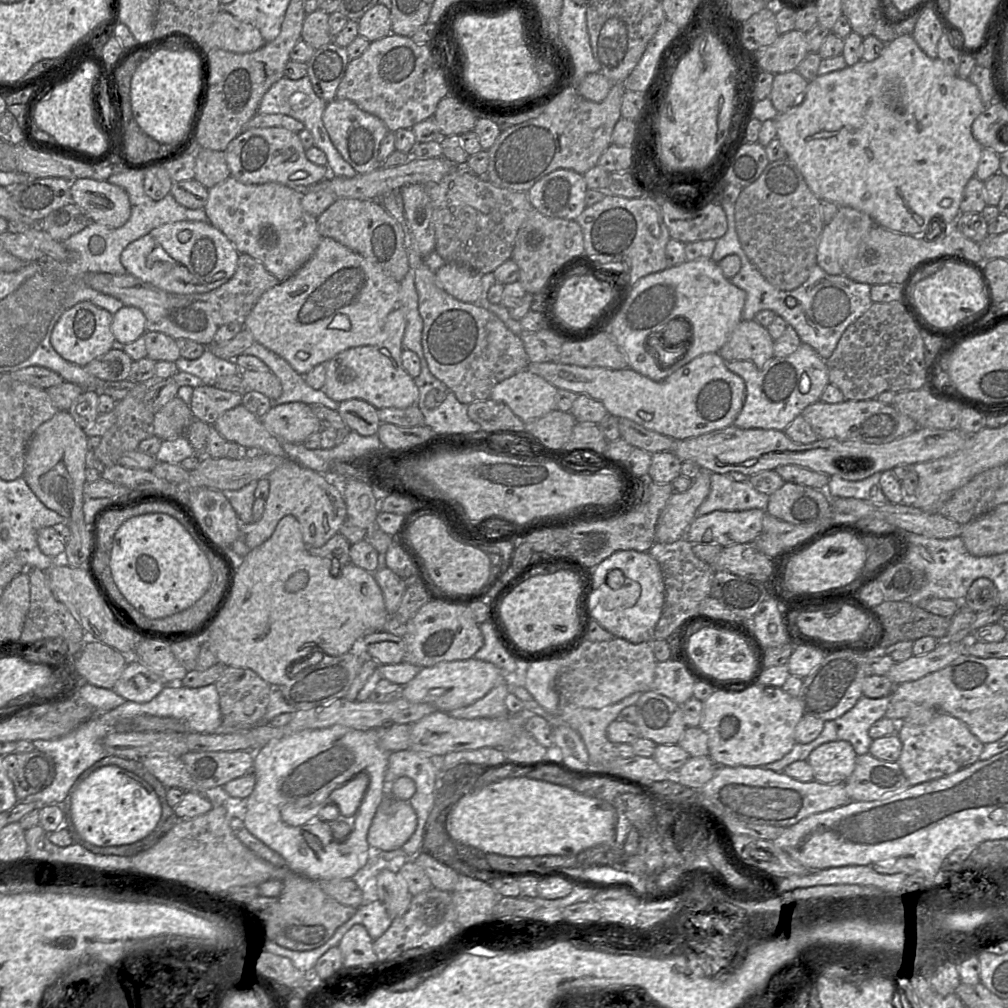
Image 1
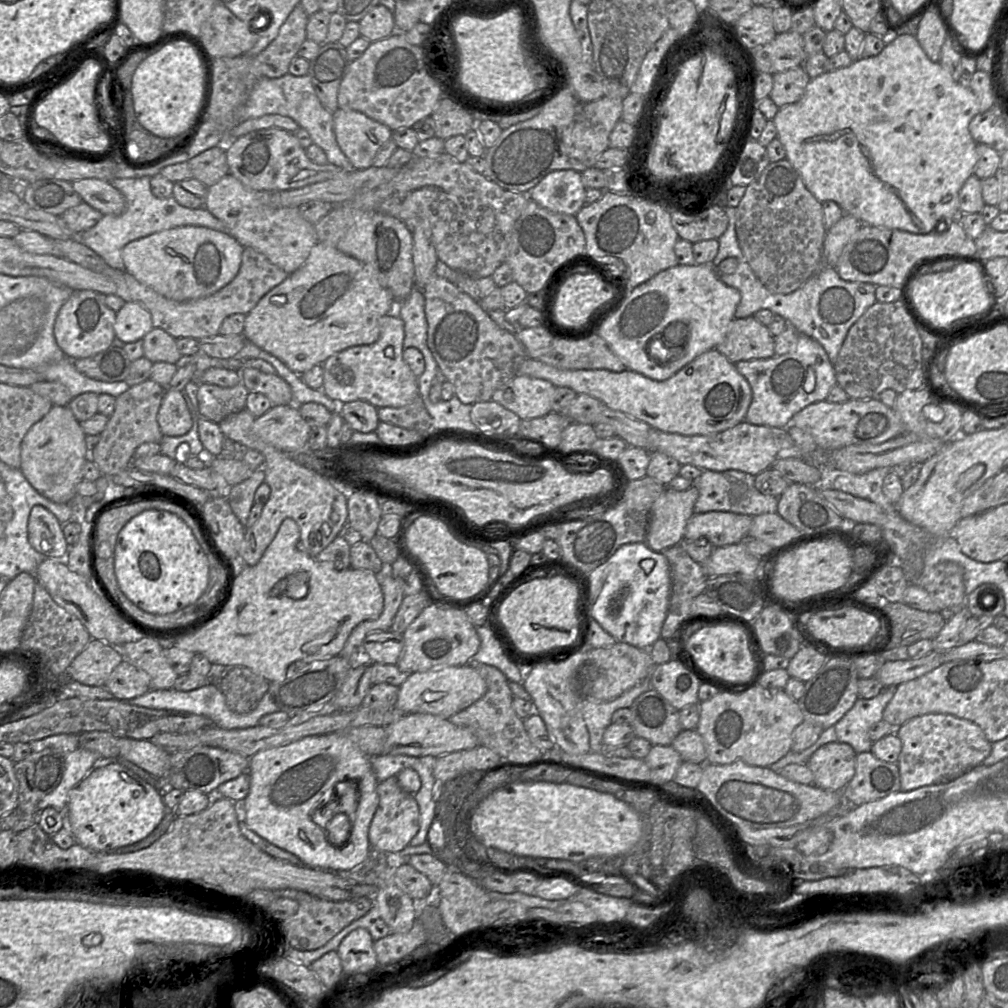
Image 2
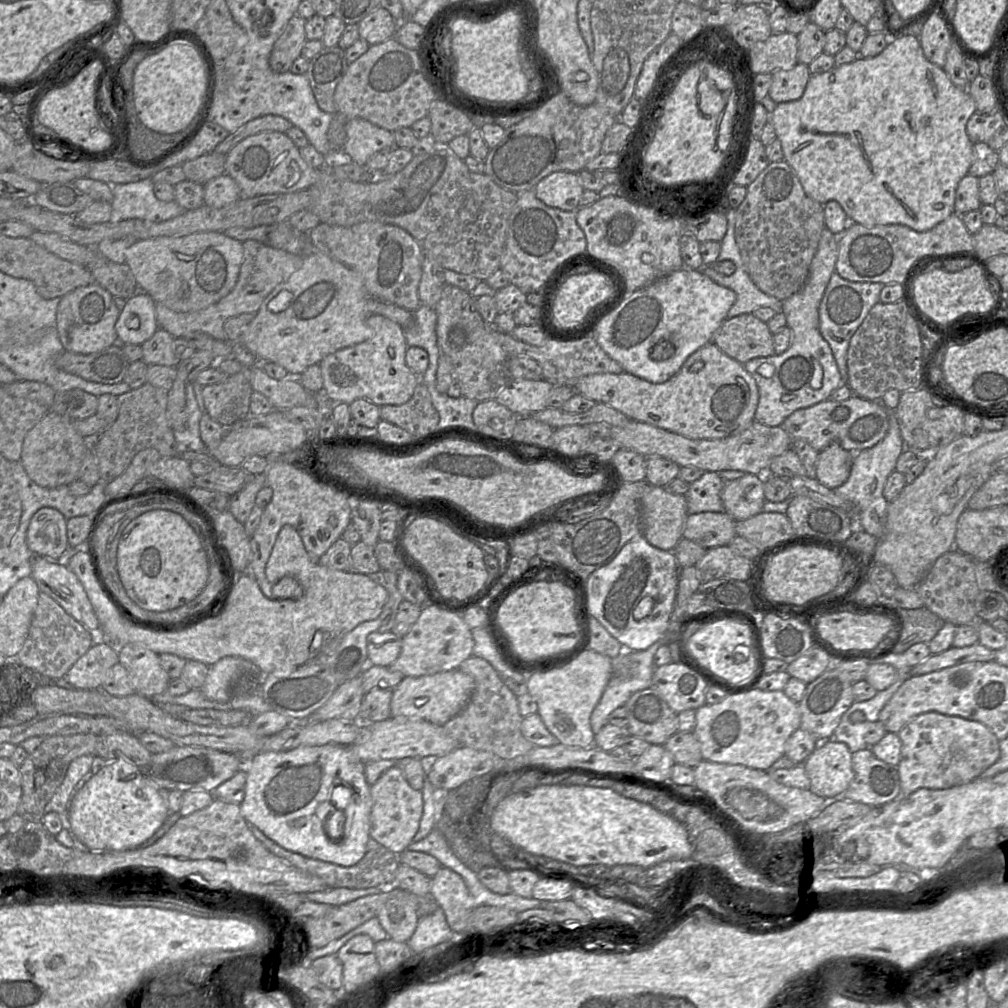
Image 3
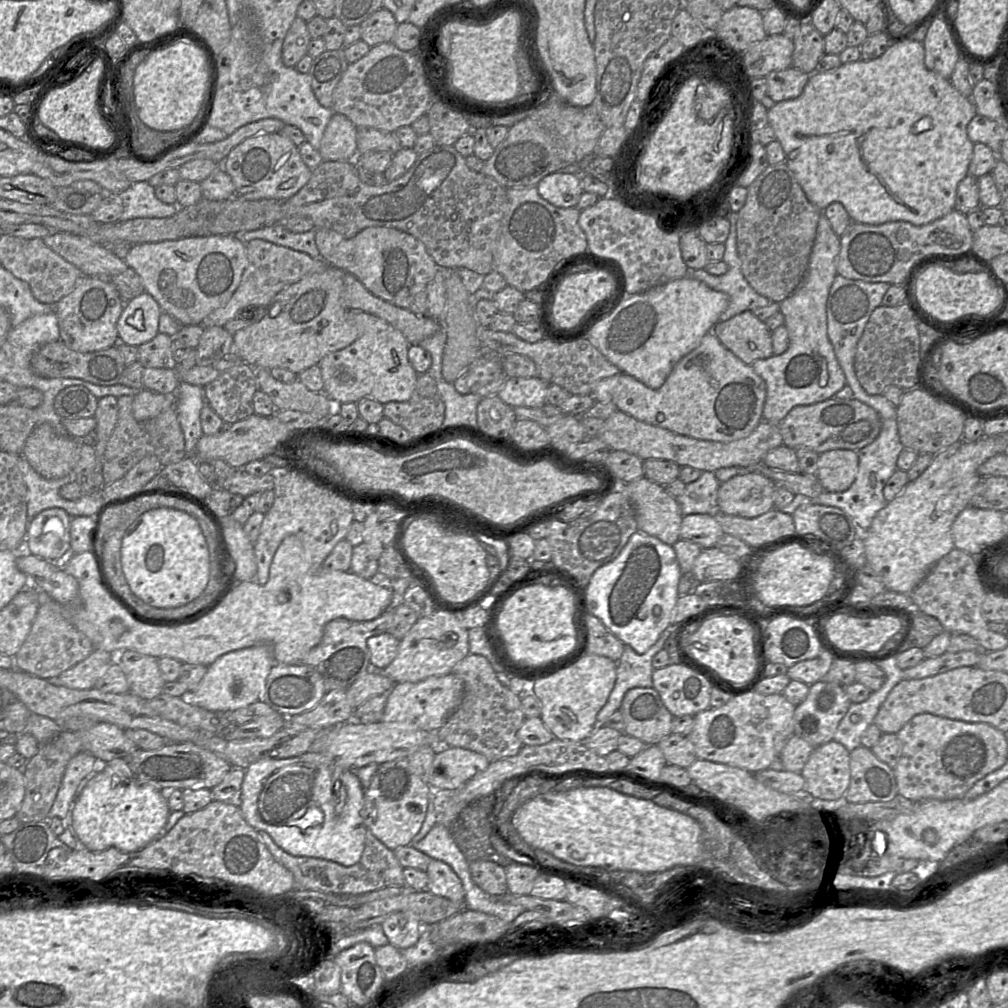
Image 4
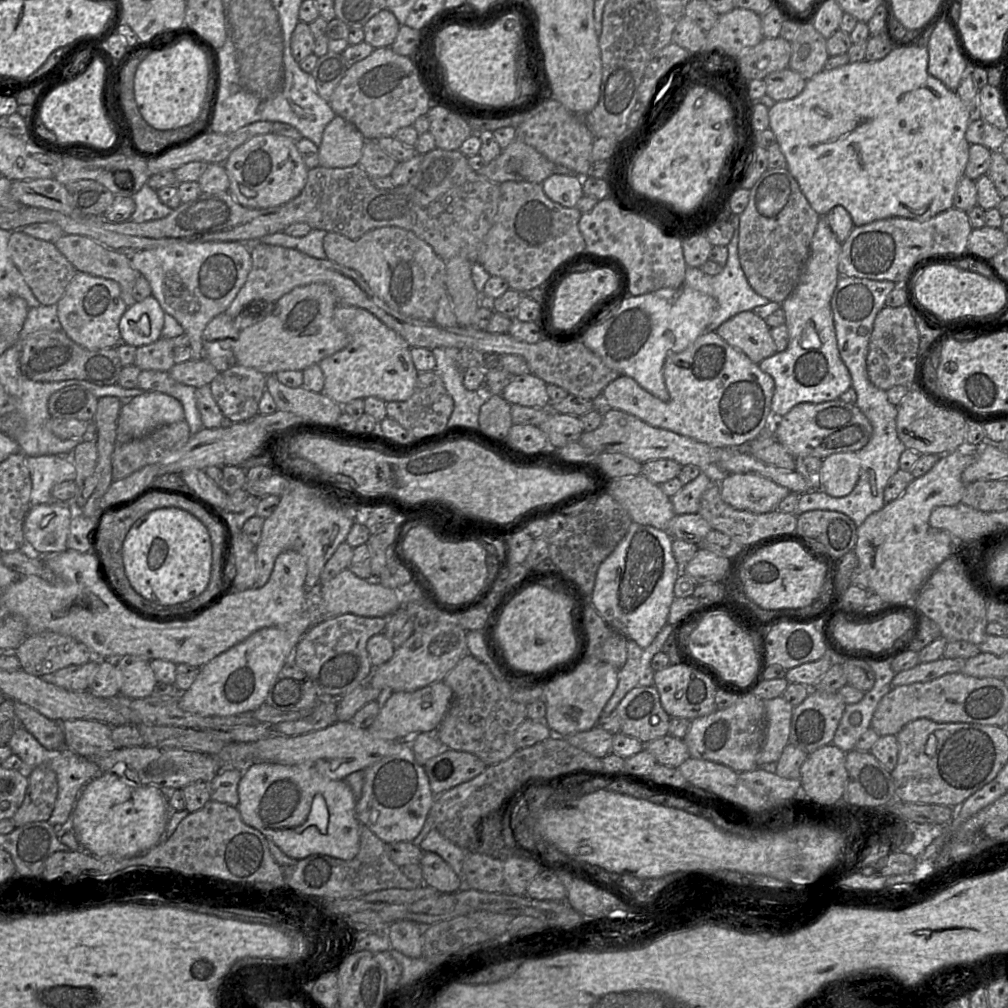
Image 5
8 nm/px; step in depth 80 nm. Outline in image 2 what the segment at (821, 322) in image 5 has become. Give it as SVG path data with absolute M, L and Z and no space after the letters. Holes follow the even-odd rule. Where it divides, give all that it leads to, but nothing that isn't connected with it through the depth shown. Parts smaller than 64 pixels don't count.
M799 334L796 347L785 355L734 364L752 389L752 401L744 421L753 425L787 428L796 413L810 404L826 400L830 390L837 384L834 364L829 360L825 349L818 341L804 334Z

